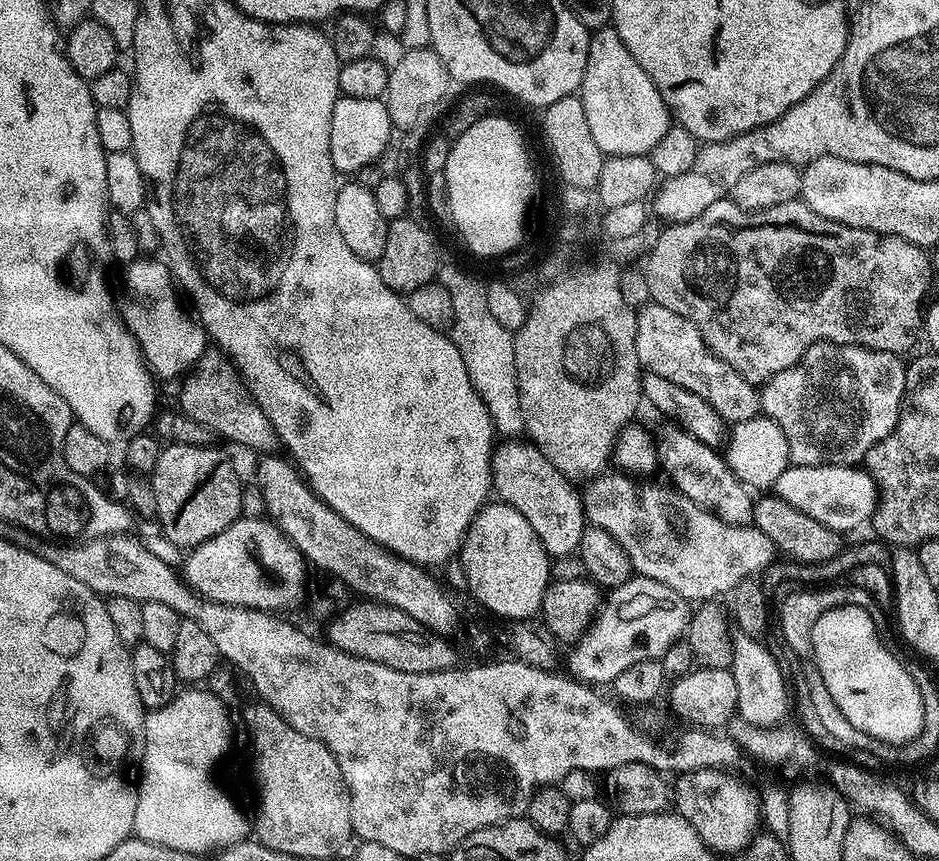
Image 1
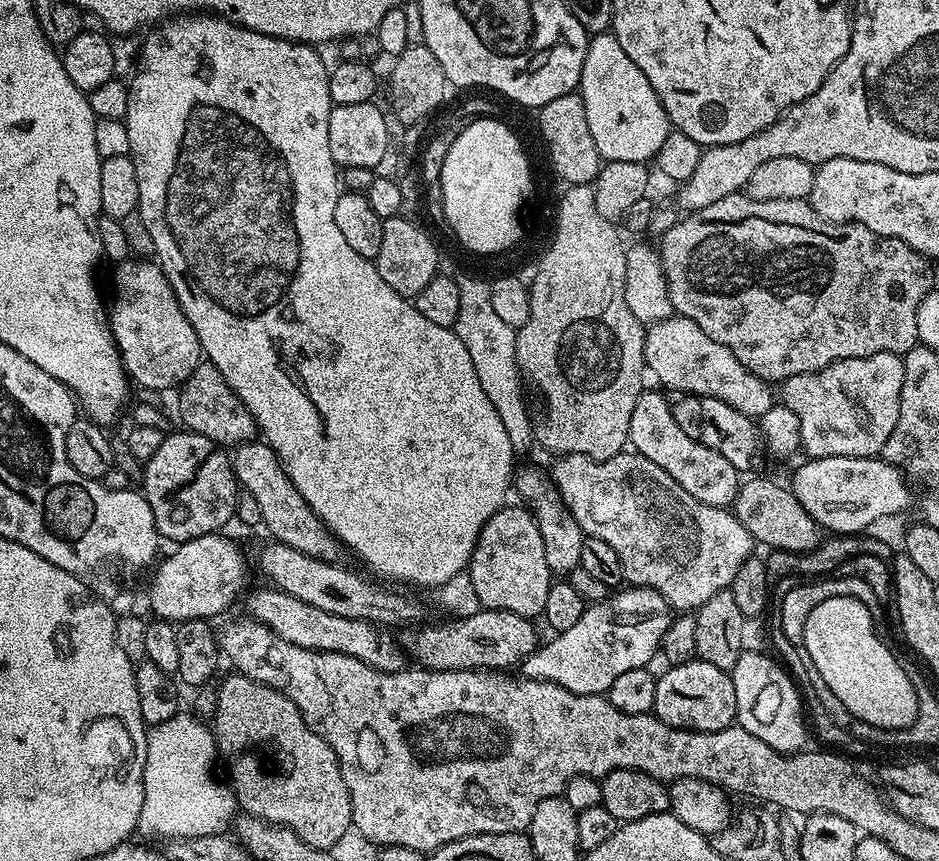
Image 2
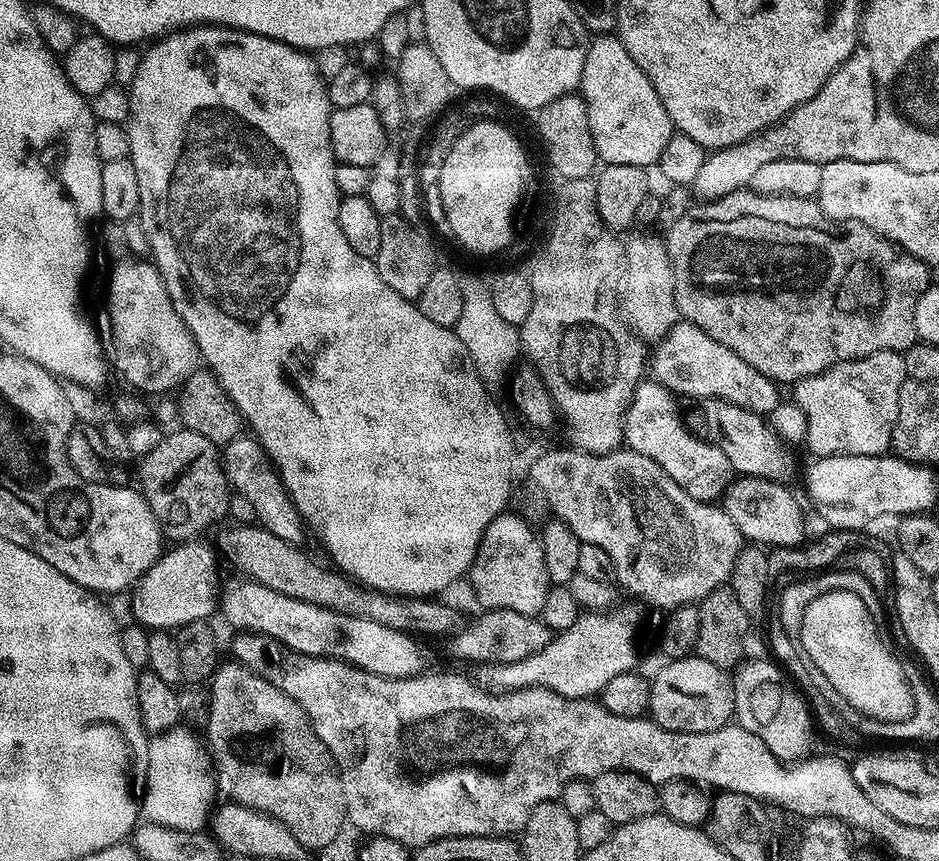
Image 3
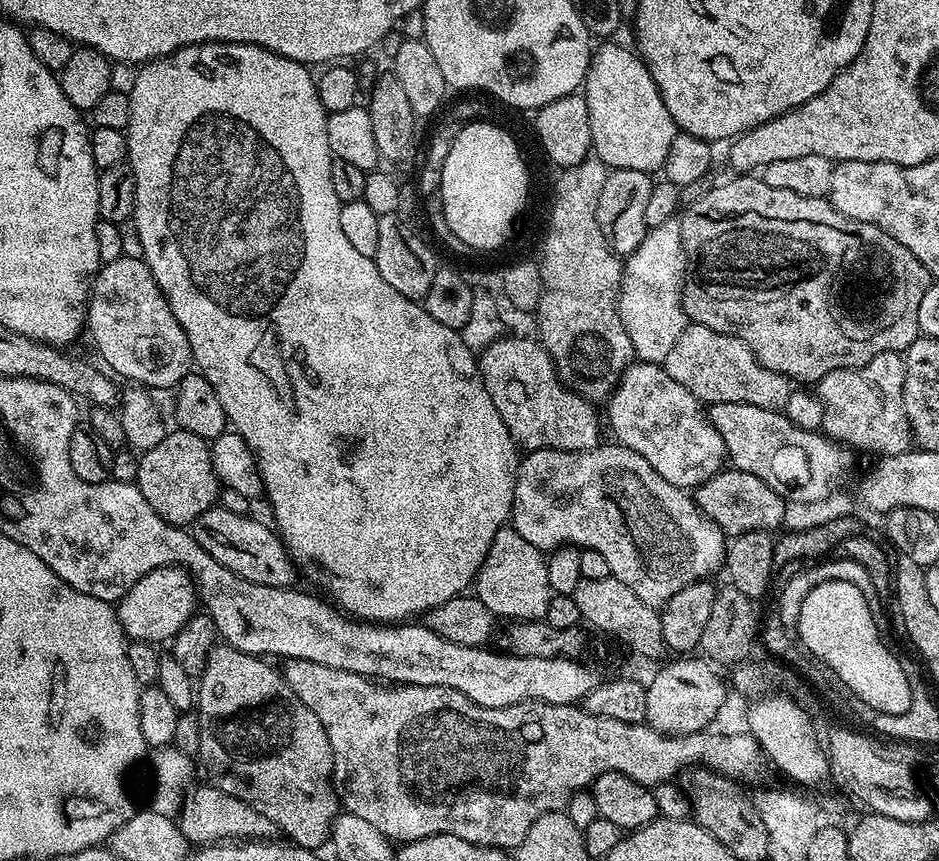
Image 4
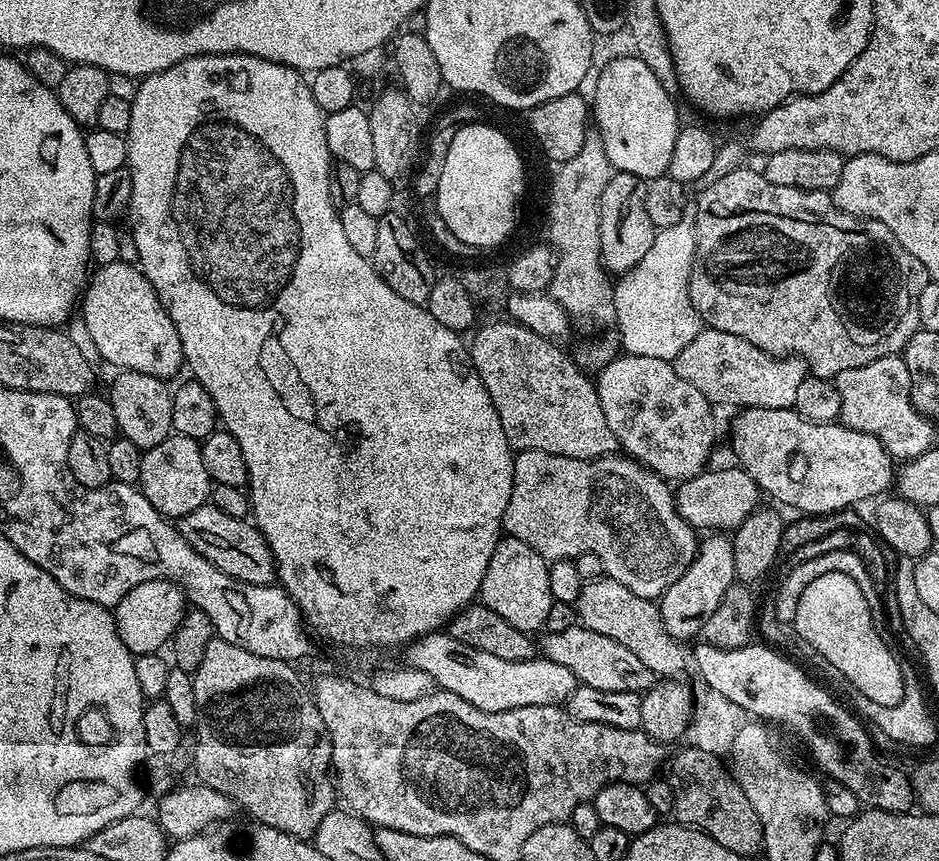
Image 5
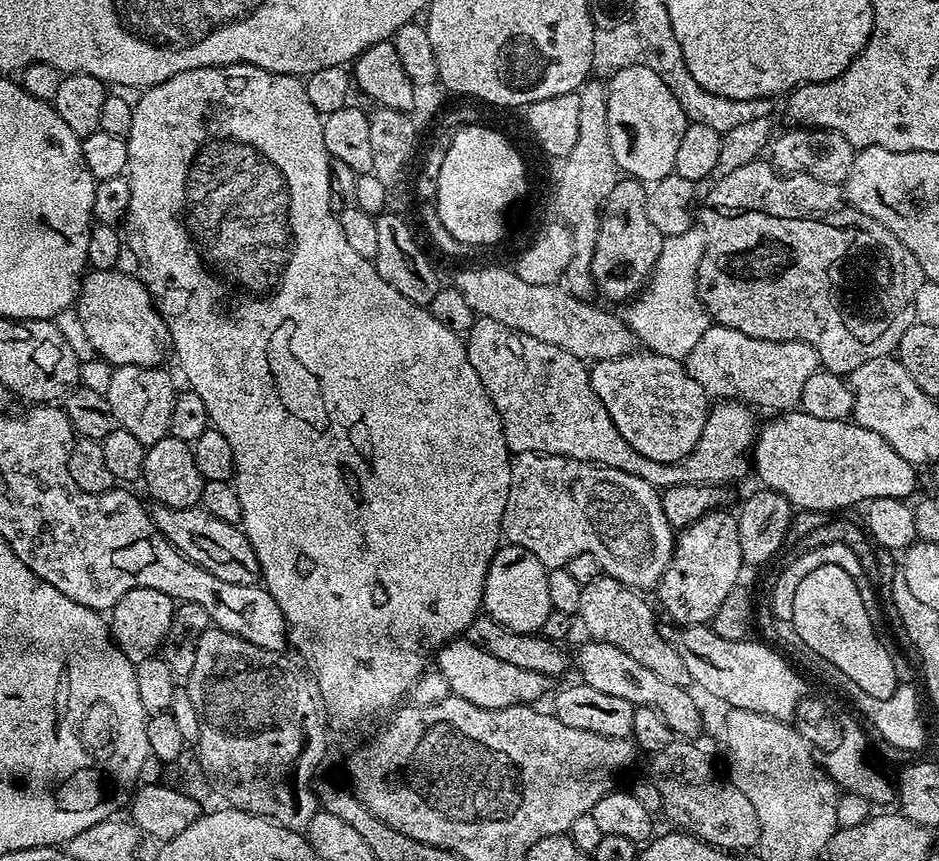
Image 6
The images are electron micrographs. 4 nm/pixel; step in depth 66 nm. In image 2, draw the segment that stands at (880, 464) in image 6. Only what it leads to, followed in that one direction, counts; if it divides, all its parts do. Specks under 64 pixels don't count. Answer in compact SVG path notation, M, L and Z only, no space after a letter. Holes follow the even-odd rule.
M672 392L668 396L668 405L674 414L674 422L682 426L682 431L687 436L695 436L710 450L718 450L737 470L745 470L752 464L752 455L756 452L756 447L762 444L762 437L757 421L751 416L742 414L734 410L734 406L726 406L718 398L709 396L695 396L689 392Z

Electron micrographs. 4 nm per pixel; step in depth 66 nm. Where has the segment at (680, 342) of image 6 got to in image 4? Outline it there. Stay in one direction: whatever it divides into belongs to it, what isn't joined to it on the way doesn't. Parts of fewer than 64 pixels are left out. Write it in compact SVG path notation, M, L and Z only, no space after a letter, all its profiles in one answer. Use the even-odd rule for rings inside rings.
M672 218L651 227L638 249L623 261L617 308L633 353L641 363L663 363L686 327L683 294L687 272L688 259L682 246L680 225Z

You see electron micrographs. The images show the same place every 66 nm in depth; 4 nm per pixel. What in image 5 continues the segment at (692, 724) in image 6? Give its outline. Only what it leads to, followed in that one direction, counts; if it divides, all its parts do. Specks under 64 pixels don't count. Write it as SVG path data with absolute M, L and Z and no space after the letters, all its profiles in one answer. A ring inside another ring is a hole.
M574 623L561 632L545 631L540 638L538 652L543 659L558 662L558 666L566 666L566 670L570 670L570 674L574 674L580 684L594 690L622 690L643 694L654 683L654 675L650 669L629 647L622 646L613 638L595 633L579 623Z

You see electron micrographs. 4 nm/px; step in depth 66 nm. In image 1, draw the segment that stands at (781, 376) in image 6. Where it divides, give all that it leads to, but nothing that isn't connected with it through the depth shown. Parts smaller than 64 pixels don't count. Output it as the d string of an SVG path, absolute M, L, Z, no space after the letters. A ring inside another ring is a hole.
M655 302L644 304L636 312L636 349L641 365L647 371L683 386L690 394L698 394L698 398L706 398L729 425L735 426L761 415L757 385L742 378L734 366L715 356L706 346L698 326L682 318L682 314L674 314L674 310L666 310L666 306Z

